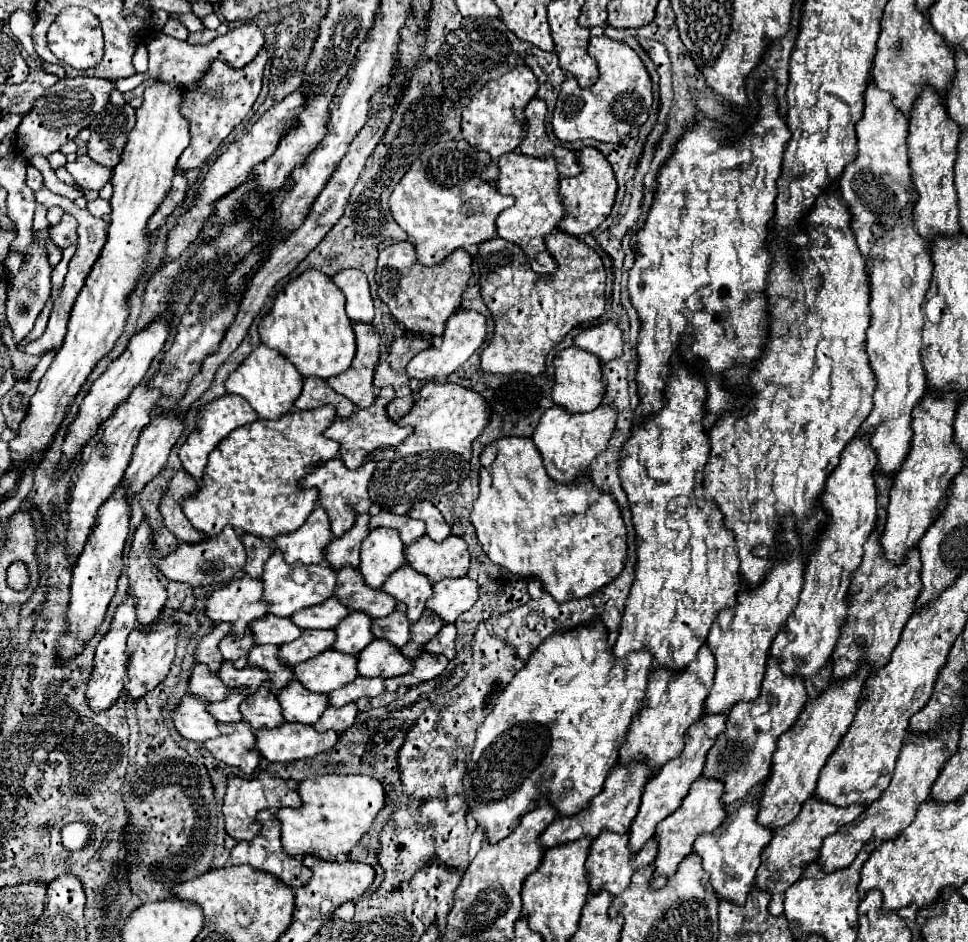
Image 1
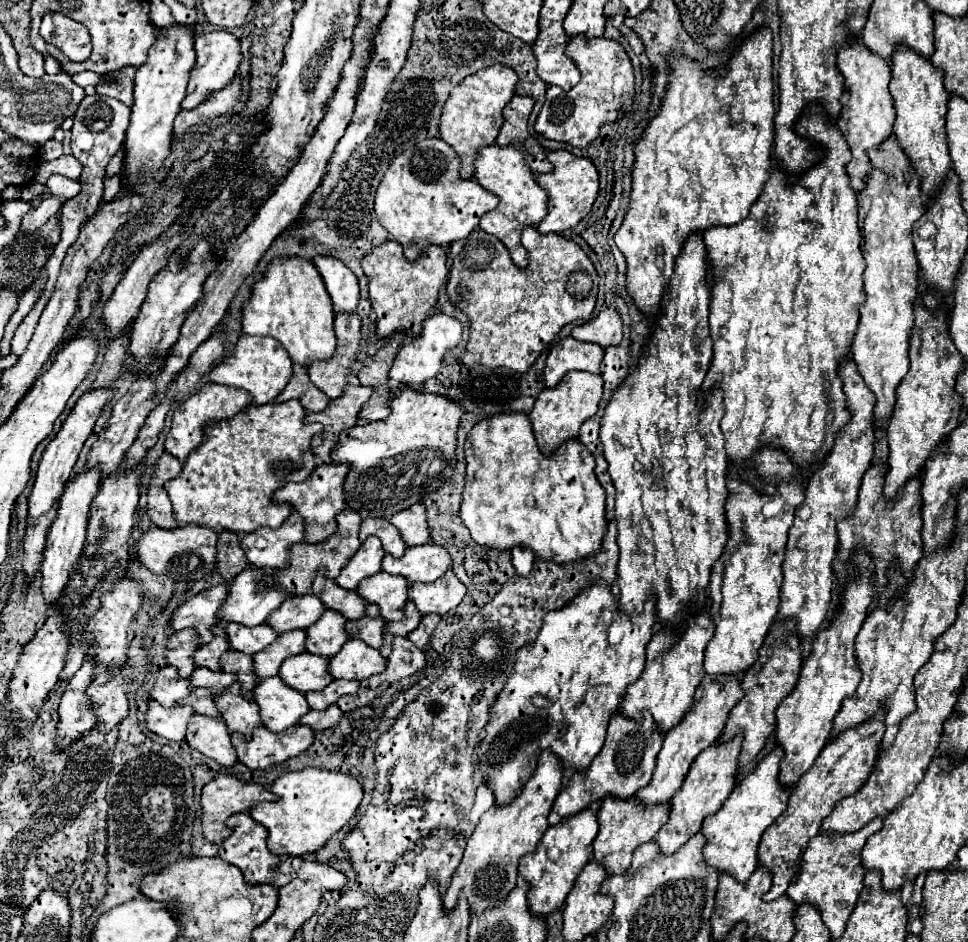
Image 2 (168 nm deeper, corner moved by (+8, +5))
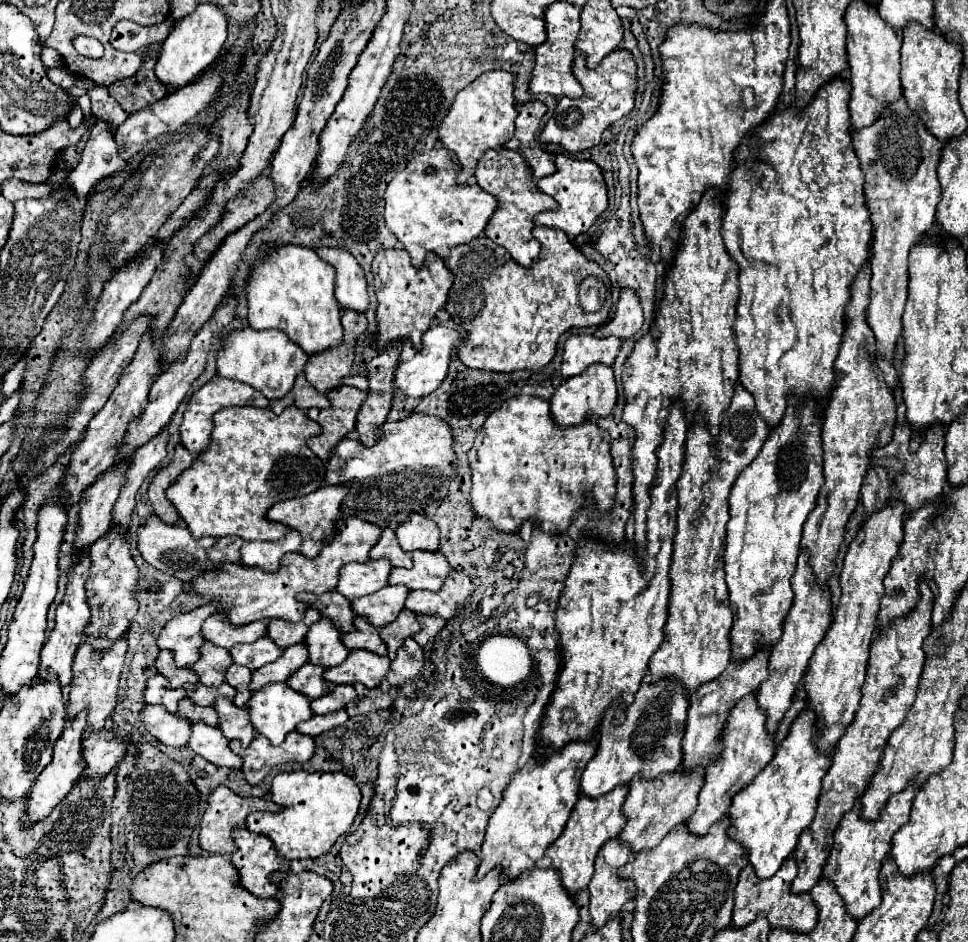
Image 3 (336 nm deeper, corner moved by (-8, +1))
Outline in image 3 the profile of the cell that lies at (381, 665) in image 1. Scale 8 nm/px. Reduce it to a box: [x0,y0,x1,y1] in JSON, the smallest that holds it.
[324,650,388,688]

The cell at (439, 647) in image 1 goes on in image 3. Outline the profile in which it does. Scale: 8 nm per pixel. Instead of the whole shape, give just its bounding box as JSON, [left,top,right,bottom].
[414,614,446,646]

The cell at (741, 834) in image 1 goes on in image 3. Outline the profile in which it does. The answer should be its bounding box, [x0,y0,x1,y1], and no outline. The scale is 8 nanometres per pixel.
[728,708,832,878]

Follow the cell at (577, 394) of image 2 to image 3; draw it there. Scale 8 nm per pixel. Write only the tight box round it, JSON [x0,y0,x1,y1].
[550,364,618,426]

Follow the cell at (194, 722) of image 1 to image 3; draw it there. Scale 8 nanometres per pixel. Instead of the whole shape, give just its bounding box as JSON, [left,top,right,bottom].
[140,704,192,746]

